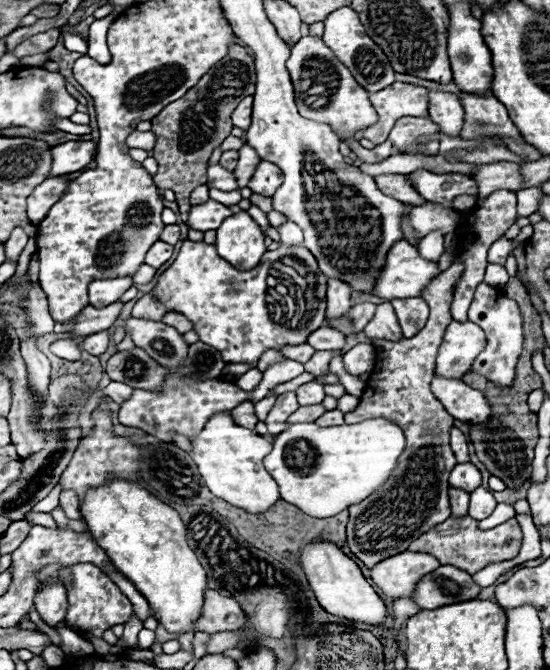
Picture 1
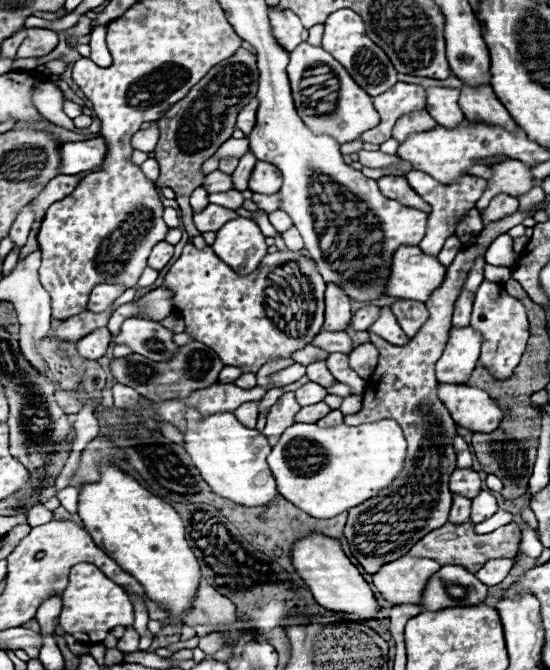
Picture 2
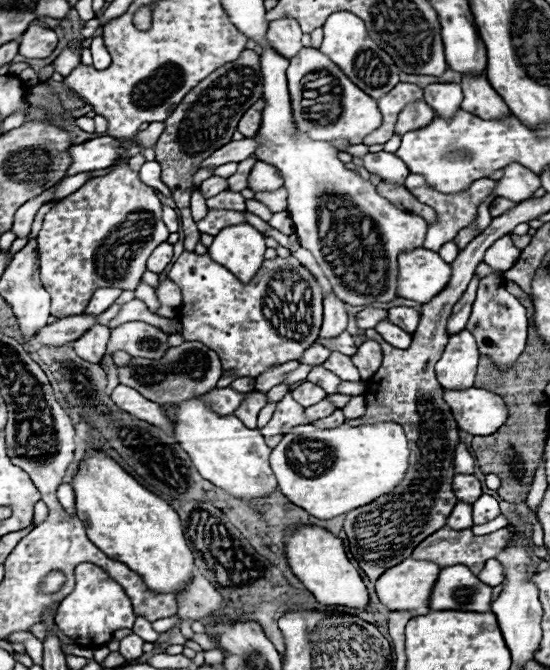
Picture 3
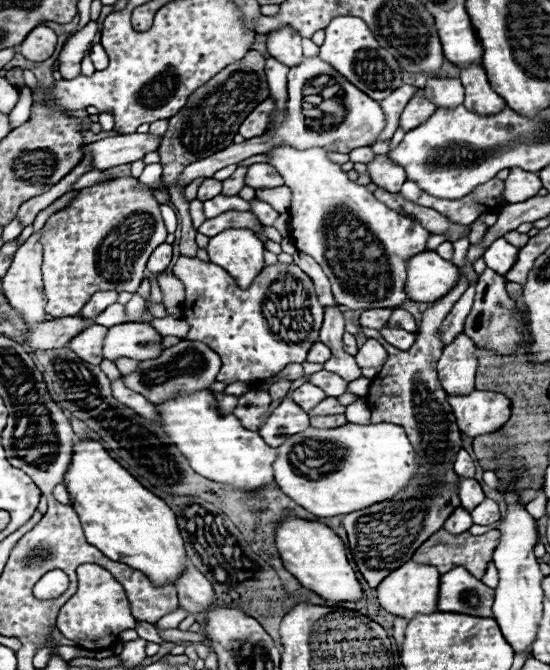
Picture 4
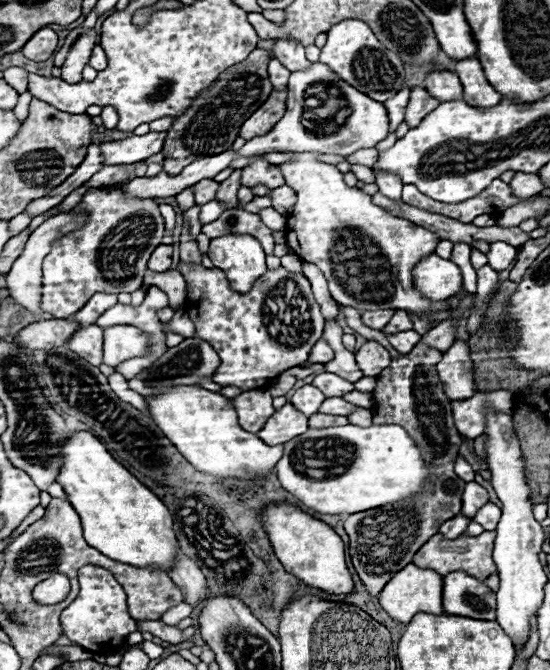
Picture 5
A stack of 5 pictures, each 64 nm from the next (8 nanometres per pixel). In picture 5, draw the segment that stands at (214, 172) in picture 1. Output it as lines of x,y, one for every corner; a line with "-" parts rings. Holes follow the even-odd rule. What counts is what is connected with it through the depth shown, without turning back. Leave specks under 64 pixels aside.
200,180
194,184
194,194
196,194
196,204
206,204
206,200
214,200
218,192
218,182
214,180

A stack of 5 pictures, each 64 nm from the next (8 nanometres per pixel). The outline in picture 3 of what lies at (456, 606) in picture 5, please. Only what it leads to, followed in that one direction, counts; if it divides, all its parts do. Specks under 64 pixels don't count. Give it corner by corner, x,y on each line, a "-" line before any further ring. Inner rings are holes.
448,566
440,570
438,580
432,588
430,610
434,608
470,608
474,612
486,612
490,610
490,598
492,598
492,588
480,582
466,566

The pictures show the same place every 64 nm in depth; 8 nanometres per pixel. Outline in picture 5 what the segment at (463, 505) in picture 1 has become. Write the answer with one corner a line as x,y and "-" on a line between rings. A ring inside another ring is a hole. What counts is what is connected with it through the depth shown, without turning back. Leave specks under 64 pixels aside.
458,514
458,516
450,518
450,520
446,520
446,524
440,526
440,532
444,536
460,536
468,528
468,524
470,524
470,518
464,516
464,514

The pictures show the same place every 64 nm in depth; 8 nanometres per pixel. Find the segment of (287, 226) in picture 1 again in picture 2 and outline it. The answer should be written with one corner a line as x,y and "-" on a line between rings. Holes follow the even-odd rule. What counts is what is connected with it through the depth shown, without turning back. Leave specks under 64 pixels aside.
294,226
288,228
286,232
282,232
282,238
284,238
286,246
288,246
290,250
294,250
294,252
298,252
298,250
304,248
304,244
302,244
302,236
300,236
300,232
298,232

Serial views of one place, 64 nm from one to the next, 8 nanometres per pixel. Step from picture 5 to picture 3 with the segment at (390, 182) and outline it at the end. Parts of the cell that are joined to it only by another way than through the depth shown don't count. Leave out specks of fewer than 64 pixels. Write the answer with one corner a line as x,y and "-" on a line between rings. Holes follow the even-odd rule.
368,152
362,158
362,164
368,172
378,174
382,180
398,180
398,184
402,184
410,174
406,164
388,152

